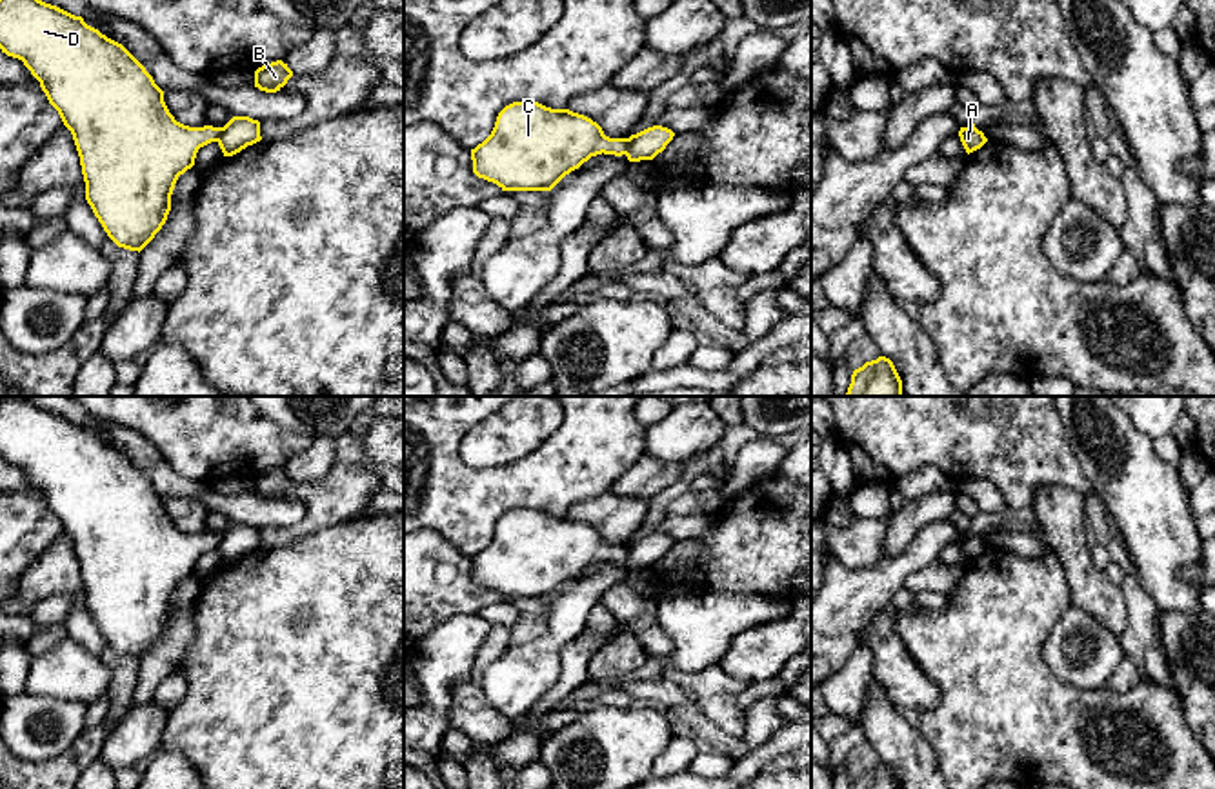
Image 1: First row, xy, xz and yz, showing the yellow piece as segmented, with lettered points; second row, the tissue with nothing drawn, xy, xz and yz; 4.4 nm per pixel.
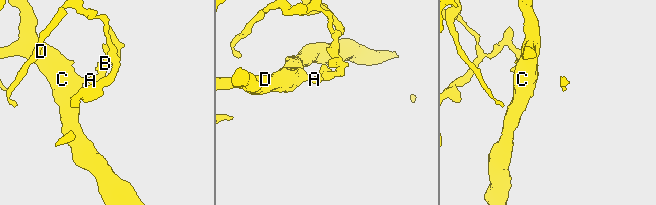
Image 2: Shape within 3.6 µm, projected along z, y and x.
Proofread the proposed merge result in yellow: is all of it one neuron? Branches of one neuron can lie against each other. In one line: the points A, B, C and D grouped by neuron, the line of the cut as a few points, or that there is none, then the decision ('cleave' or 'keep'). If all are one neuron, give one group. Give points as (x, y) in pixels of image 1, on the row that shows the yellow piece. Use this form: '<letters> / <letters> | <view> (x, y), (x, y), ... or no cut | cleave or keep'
A B / C D | xz (628, 139), (628, 148), (622, 153) | cleave

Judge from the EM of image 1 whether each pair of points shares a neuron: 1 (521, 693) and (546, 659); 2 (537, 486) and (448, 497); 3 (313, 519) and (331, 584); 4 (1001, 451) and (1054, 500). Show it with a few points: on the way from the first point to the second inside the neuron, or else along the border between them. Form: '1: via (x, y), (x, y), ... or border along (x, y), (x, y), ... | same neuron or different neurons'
1: via (521, 684), (537, 668) | same neuron
2: via (515, 486), (482, 497), (470, 497) | same neuron
3: border along (357, 515), (277, 546) | different neurons
4: border along (1083, 497), (1066, 488), (1041, 488), (1030, 506) | different neurons

